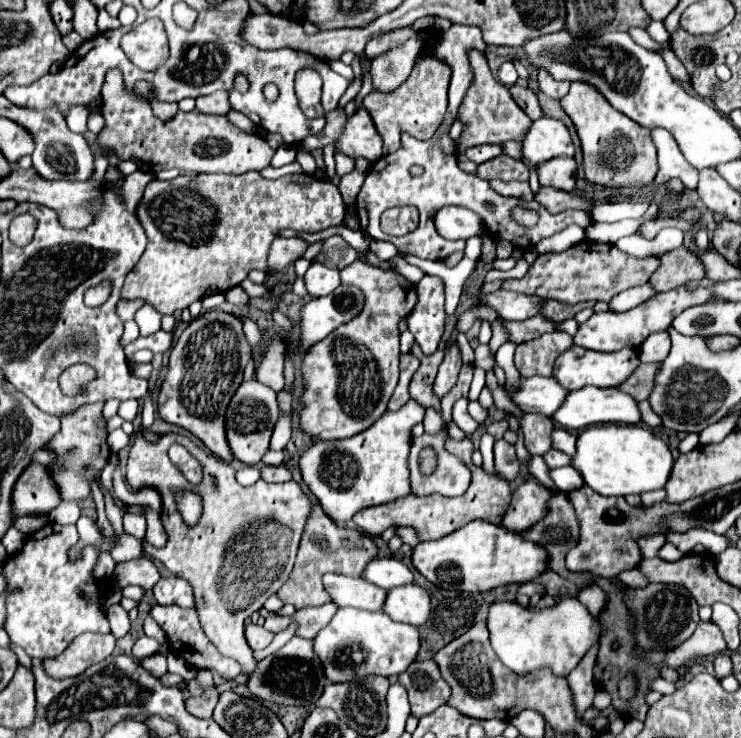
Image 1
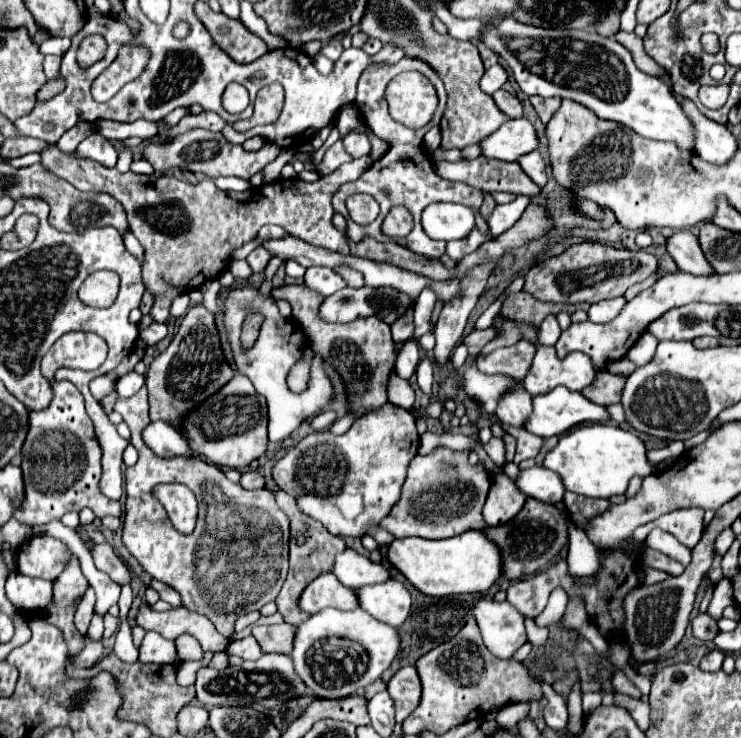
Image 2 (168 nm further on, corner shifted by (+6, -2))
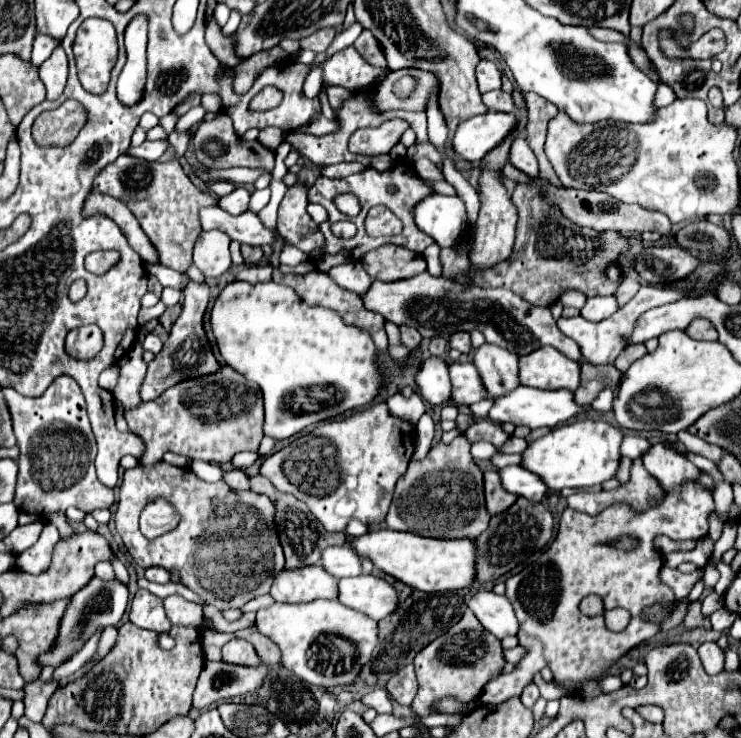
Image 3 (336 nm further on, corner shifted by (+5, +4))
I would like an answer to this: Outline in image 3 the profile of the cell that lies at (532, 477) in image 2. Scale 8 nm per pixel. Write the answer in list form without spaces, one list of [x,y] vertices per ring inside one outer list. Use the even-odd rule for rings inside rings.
[[[518,465],[498,469],[498,473],[500,473],[502,487],[508,493],[514,493],[518,497],[526,497],[530,501],[542,501],[550,493],[548,487],[542,483],[542,479],[538,479],[536,475],[532,475],[530,471],[522,469]]]

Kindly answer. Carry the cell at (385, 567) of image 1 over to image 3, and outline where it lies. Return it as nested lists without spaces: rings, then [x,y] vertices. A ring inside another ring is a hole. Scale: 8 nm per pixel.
[[[348,545],[328,547],[320,559],[320,565],[336,579],[360,575],[360,571],[362,571],[360,563],[362,563],[362,559]]]

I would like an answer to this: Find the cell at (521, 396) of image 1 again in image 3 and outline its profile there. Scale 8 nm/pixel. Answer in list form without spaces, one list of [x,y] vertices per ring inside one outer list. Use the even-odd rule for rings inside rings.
[[[450,363],[450,381],[452,381],[452,395],[450,401],[454,405],[472,405],[476,401],[486,399],[486,389],[474,363]]]

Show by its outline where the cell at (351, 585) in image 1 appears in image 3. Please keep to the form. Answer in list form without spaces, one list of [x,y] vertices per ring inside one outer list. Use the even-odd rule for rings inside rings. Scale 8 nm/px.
[[[320,565],[284,569],[272,583],[270,595],[280,603],[306,603],[314,599],[336,599],[338,581]]]

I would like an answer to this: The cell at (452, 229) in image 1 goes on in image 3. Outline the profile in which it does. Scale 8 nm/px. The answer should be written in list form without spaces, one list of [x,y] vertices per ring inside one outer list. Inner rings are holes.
[[[426,195],[416,205],[414,221],[440,247],[456,247],[466,233],[466,207],[460,197]]]

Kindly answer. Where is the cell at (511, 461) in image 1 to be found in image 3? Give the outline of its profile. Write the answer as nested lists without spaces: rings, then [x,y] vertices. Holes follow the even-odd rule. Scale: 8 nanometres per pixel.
[[[482,419],[482,421],[474,423],[474,425],[470,425],[470,429],[466,431],[466,437],[472,443],[484,439],[484,441],[490,441],[492,445],[496,445],[496,447],[502,445],[502,443],[506,443],[506,439],[508,439],[508,435],[502,431],[502,427],[496,425],[496,423],[492,423],[490,419]]]

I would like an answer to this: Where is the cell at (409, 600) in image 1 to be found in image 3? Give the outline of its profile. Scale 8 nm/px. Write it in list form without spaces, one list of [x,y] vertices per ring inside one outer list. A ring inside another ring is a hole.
[[[358,575],[338,581],[338,601],[374,621],[380,621],[396,609],[398,595],[396,589],[384,579]]]

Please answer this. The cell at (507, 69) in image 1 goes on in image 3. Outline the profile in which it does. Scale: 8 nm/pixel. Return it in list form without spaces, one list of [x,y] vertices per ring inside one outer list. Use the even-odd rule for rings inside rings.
[[[482,59],[482,61],[476,65],[476,79],[478,79],[480,93],[488,93],[488,91],[498,89],[498,87],[502,85],[498,67],[496,67],[492,61],[486,61],[486,59]]]

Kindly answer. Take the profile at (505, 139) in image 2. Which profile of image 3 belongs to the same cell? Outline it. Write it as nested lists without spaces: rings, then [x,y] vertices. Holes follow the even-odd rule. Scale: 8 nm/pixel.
[[[486,111],[478,117],[470,117],[456,127],[452,137],[452,149],[464,161],[478,163],[490,149],[502,143],[502,139],[514,129],[516,113]]]

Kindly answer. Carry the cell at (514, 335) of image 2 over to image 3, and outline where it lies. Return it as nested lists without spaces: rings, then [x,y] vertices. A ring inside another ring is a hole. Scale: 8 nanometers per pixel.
[[[424,271],[416,277],[394,283],[374,281],[370,291],[362,299],[370,311],[384,315],[392,323],[416,327],[424,339],[432,339],[436,335],[448,337],[456,331],[470,333],[472,329],[478,329],[488,343],[508,347],[518,355],[528,355],[538,347],[552,345],[568,359],[582,361],[582,351],[578,351],[578,343],[562,335],[548,307],[534,307],[532,303],[526,303],[522,297],[514,295],[508,289],[482,289],[474,285],[466,287],[458,281],[434,277]]]

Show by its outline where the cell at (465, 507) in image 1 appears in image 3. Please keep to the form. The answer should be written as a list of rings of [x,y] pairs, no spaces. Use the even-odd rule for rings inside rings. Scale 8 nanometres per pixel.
[[[458,435],[450,445],[434,445],[426,459],[412,461],[396,483],[394,499],[386,515],[386,527],[410,531],[432,539],[474,539],[488,527],[490,515],[484,503],[484,477],[470,455],[470,441]]]

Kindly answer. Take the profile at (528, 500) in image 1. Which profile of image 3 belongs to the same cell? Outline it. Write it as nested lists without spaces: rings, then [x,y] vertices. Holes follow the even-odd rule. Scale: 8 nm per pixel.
[[[484,471],[484,495],[486,495],[486,509],[490,515],[506,511],[516,497],[506,493],[500,485],[500,475],[496,471]]]

